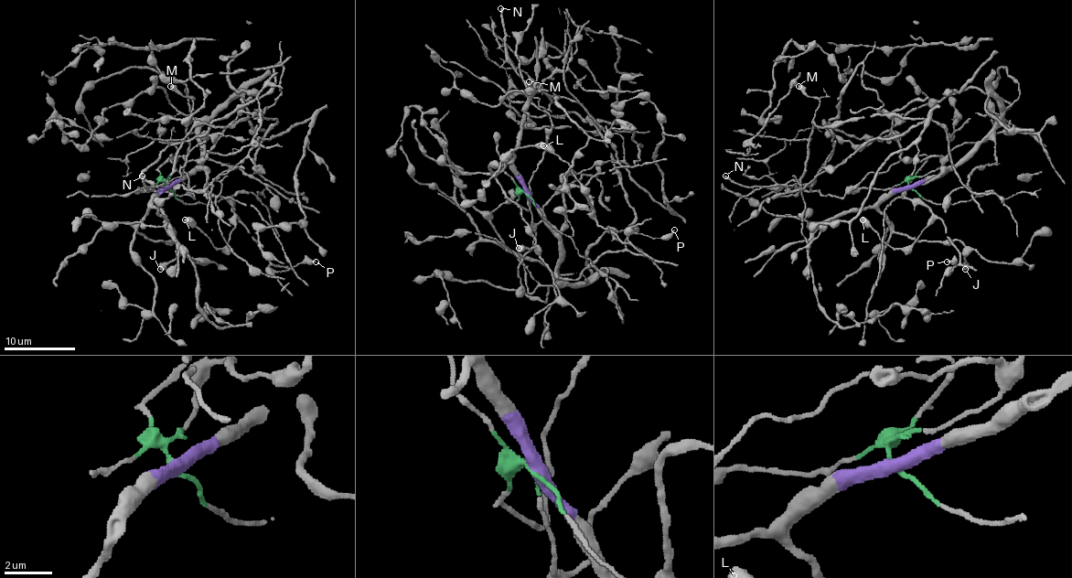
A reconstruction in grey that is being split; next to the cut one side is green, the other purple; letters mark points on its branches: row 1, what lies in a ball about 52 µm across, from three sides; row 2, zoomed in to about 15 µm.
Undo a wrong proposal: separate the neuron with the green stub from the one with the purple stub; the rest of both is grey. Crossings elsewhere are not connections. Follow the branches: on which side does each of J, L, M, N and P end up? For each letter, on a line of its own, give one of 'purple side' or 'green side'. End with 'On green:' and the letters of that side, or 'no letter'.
J: purple side
L: purple side
M: green side
N: green side
P: purple side
On green: M, N

